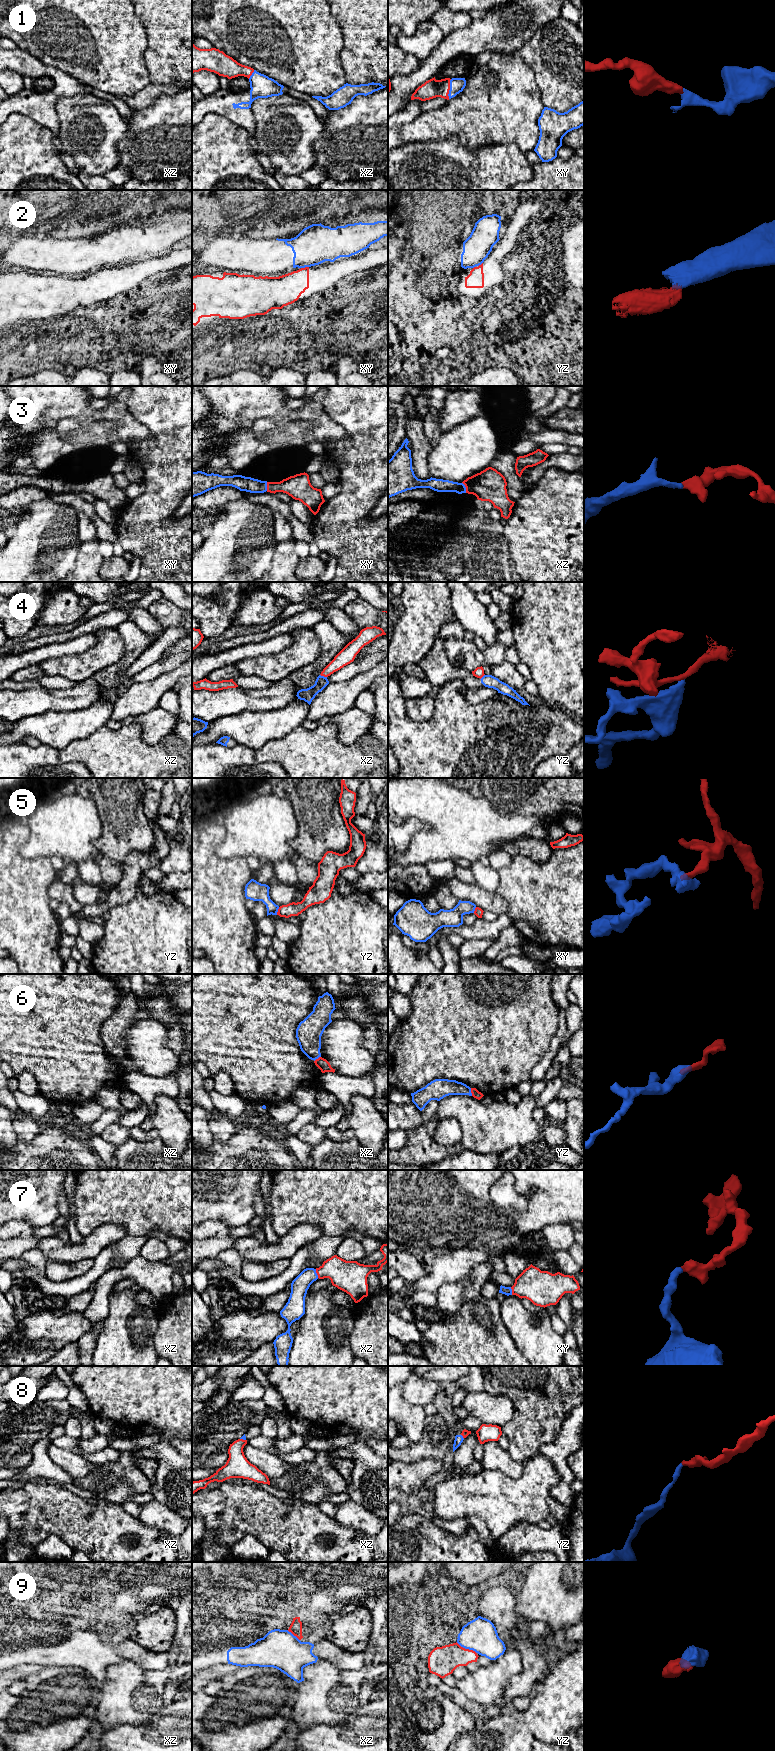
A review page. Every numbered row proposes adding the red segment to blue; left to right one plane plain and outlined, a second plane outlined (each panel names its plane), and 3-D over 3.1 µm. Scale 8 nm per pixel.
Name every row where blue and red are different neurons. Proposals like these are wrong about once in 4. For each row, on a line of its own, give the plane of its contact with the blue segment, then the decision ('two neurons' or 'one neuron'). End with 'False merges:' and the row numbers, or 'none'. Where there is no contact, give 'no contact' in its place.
1: meets blue in xy; one neuron
2: meets blue in xy; two neurons
3: meets blue in xz; one neuron
4: meets blue in xz; two neurons
5: meets blue in yz; two neurons
6: meets blue in yz; one neuron
7: meets blue in xz; one neuron
8: meets blue in xz; one neuron
9: meets blue in yz; two neurons
False merges: 2, 4, 5, 9

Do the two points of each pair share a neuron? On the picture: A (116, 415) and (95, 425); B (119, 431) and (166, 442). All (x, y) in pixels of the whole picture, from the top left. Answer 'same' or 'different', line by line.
A: same
B: different

